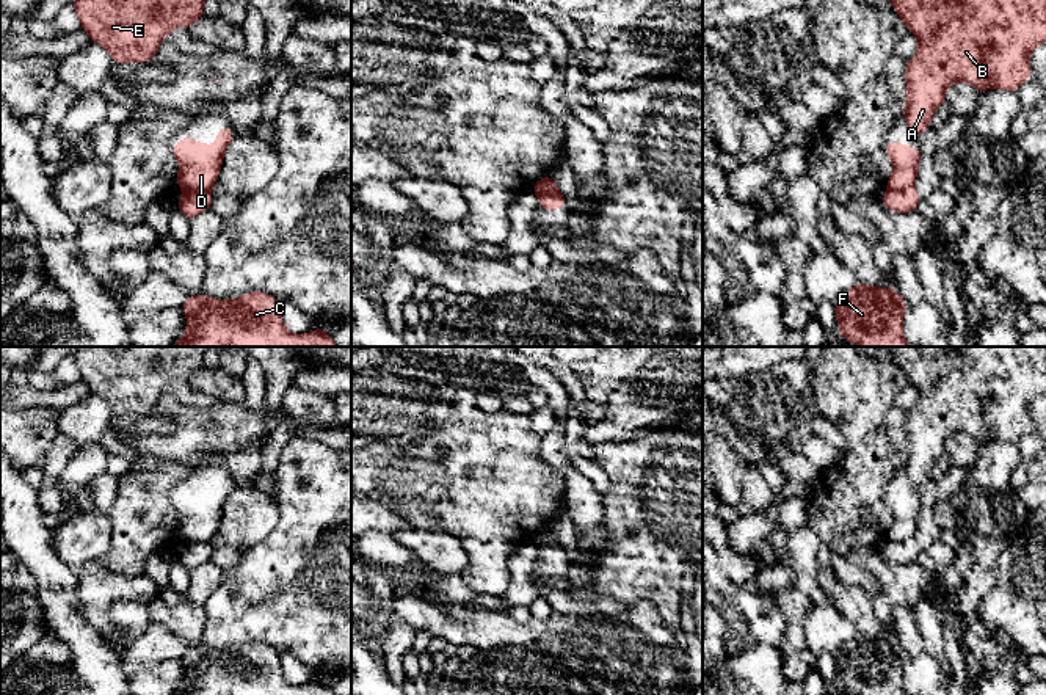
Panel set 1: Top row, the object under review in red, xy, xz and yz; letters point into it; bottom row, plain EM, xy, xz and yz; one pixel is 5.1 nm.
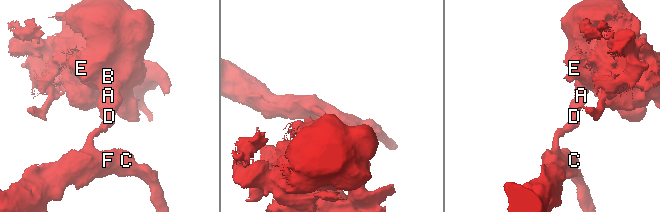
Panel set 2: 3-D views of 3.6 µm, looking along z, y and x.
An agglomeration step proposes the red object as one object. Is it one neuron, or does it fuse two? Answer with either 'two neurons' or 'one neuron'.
two neurons

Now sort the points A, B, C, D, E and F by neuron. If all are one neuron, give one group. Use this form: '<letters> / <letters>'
A B D E / C F

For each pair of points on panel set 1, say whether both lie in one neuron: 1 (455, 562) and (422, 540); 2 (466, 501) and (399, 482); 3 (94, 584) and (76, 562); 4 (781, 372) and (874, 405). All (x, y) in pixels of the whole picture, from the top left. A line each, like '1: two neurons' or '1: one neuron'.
1: one neuron
2: one neuron
3: two neurons
4: two neurons

